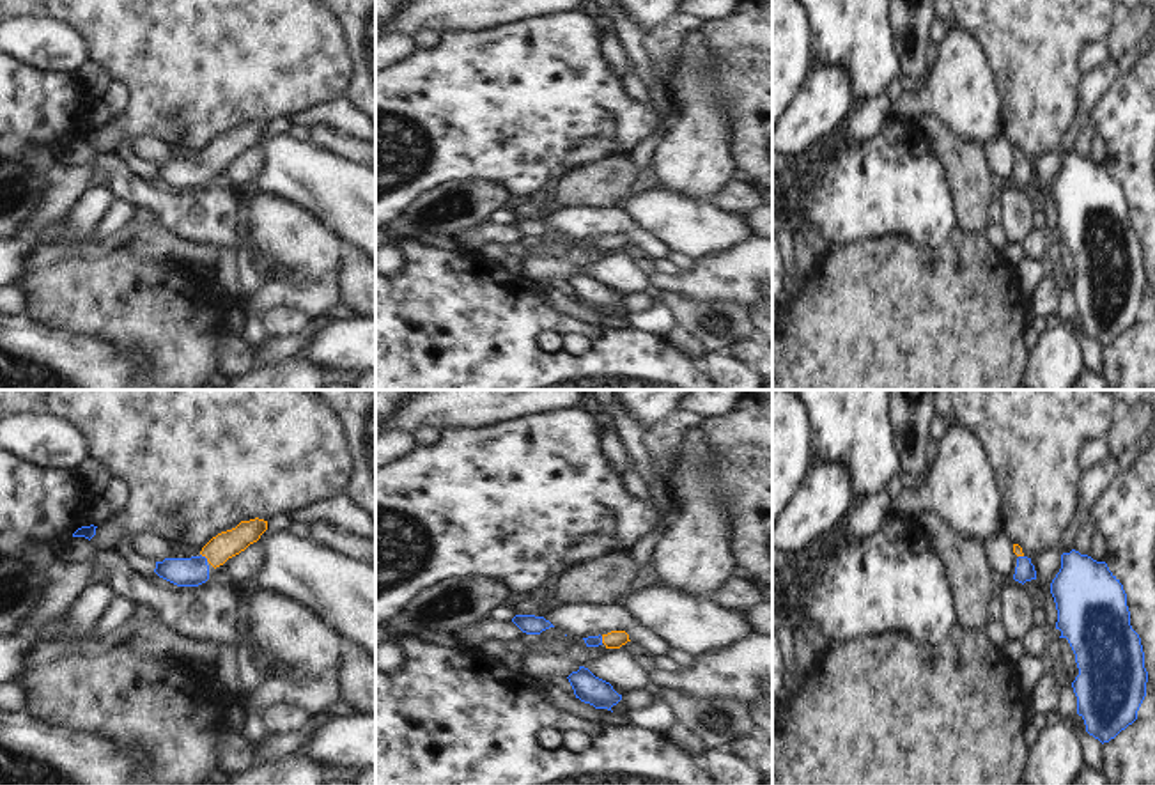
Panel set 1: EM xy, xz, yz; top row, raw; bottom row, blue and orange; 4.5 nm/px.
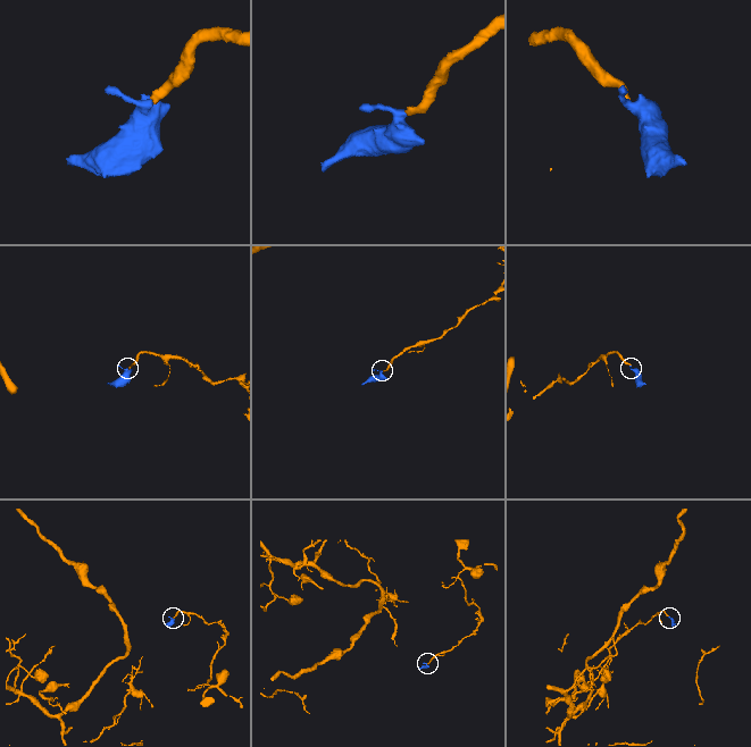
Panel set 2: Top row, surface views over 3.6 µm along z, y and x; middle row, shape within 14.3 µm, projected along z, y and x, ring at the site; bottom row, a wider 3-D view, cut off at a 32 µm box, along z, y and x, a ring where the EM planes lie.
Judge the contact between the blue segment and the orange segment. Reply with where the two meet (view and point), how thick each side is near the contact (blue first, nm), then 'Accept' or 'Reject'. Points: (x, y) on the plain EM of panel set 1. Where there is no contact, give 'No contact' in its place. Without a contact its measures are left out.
Touches blue at xy (204, 160). Thickness 130 nm (blue) against 120 nm. Accept

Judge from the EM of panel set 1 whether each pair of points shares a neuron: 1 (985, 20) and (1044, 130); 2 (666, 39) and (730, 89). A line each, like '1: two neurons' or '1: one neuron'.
1: one neuron
2: two neurons

